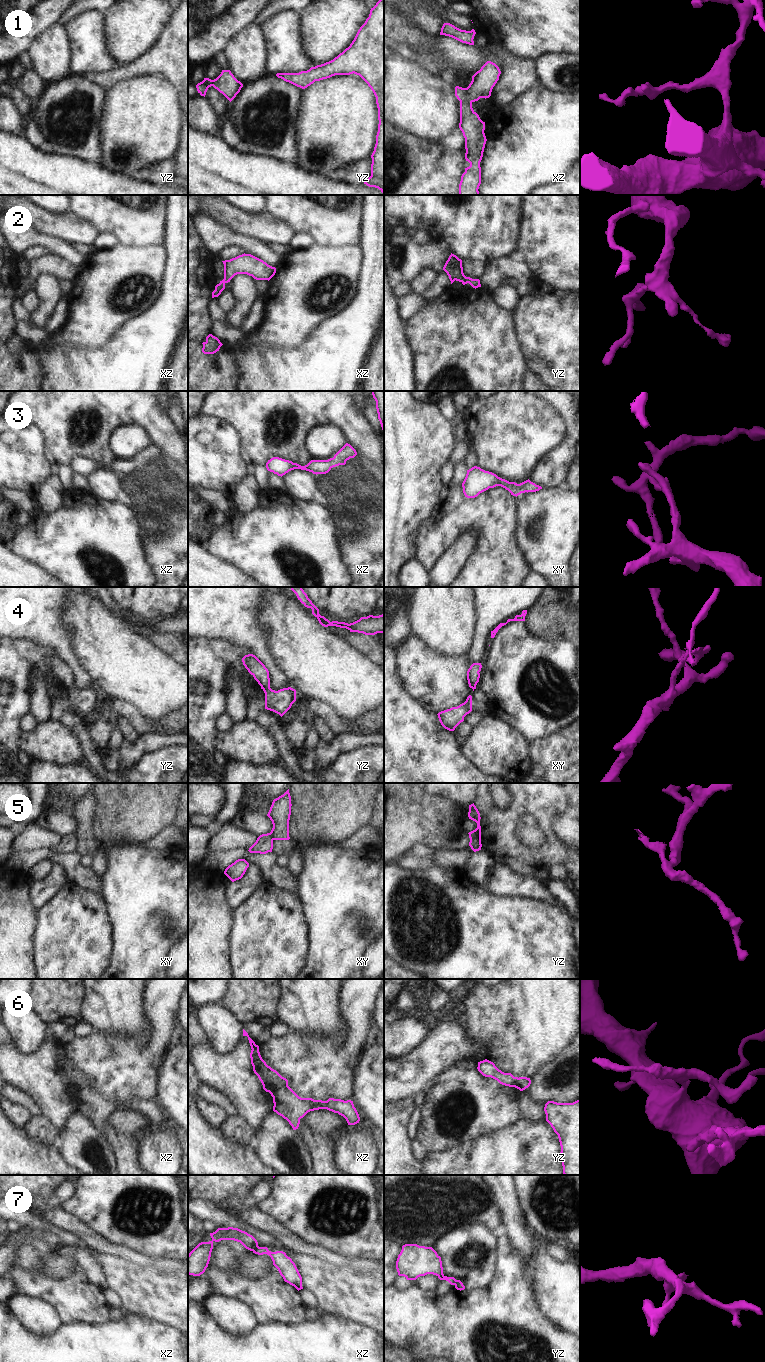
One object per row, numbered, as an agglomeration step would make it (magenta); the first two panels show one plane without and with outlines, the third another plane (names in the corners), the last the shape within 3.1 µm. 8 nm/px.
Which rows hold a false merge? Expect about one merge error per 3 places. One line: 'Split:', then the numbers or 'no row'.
Split: 5, 7

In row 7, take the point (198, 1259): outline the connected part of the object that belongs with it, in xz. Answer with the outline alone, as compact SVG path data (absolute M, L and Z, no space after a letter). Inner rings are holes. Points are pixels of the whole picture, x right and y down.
M218 1228L215 1232L210 1233L212 1238L209 1242L199 1243L188 1254L188 1274L193 1276L200 1276L208 1267L211 1252L213 1249L213 1242L221 1240L234 1240L240 1242L246 1249L252 1251L258 1246L257 1240L245 1231L238 1228Z

